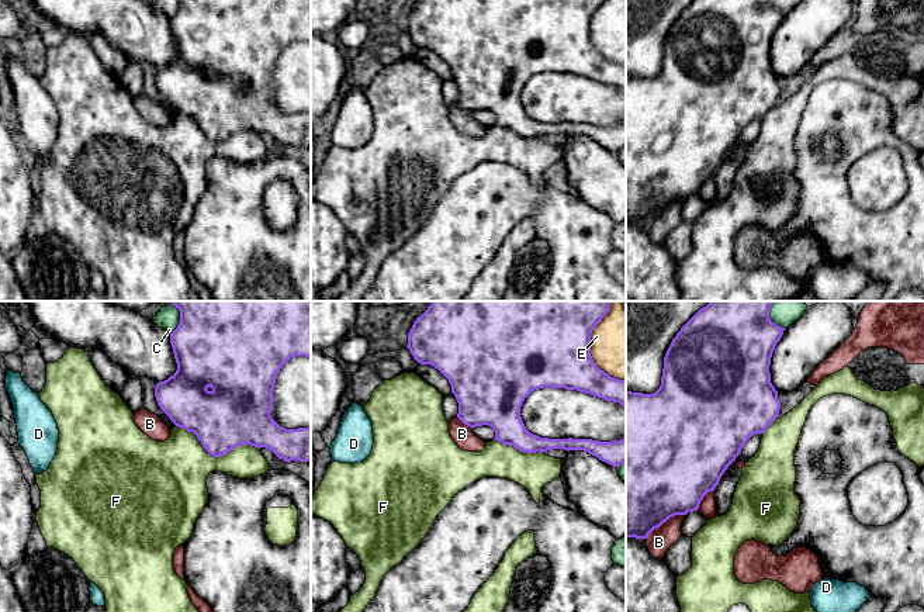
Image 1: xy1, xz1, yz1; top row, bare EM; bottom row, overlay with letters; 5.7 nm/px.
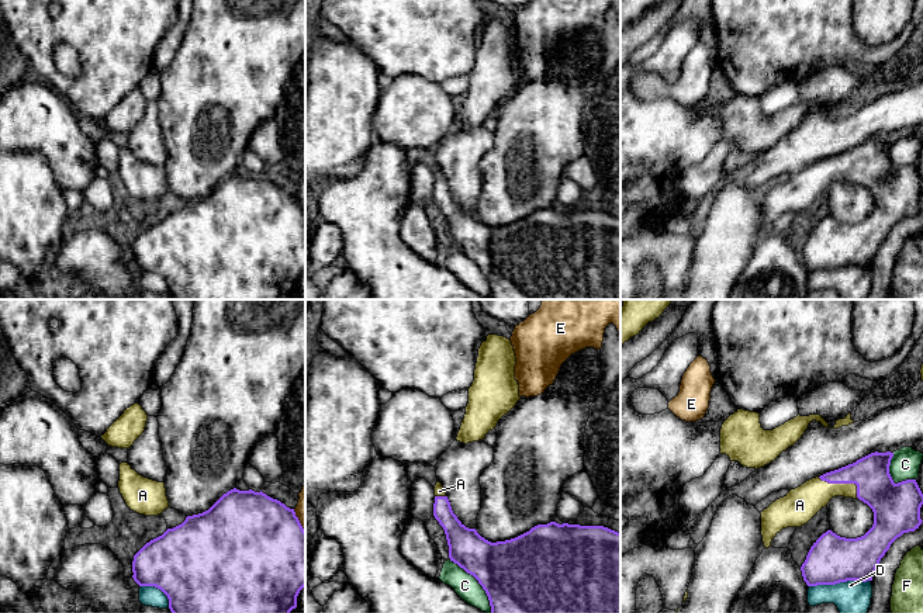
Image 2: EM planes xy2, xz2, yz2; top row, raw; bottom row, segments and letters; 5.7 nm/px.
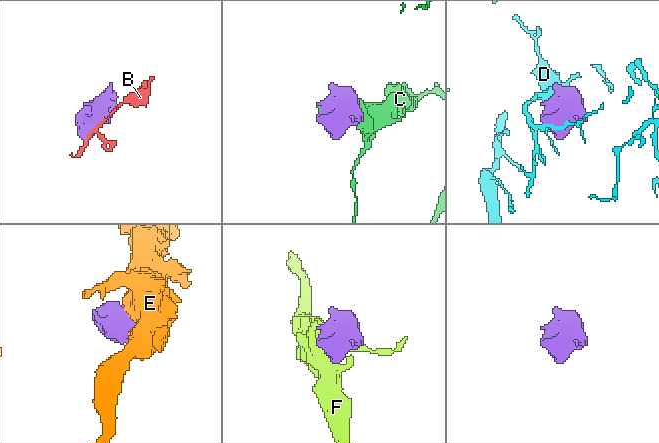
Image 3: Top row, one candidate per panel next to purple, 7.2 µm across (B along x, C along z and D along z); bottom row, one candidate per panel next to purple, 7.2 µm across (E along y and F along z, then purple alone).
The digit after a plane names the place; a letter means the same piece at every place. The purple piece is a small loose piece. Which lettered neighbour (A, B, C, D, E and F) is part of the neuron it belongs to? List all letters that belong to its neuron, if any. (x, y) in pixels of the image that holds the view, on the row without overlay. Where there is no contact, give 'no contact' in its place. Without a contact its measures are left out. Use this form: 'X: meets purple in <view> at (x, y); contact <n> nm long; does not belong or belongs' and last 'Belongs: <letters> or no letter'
A: meets purple in yz2 at (843, 168); contact 260 nm long; belongs
B: meets purple in yz1 at (664, 206); contact 260 nm long; does not belong
C: meets purple in xz2 at (479, 267); contact 400 nm long; does not belong
D: meets purple in yz2 at (839, 267); contact 360 nm long; does not belong
E: meets purple in xz1 at (589, 40); contact 400 nm long; does not belong
F: meets purple in xy1 at (215, 141); contact 500 nm long; does not belong
Belongs: A

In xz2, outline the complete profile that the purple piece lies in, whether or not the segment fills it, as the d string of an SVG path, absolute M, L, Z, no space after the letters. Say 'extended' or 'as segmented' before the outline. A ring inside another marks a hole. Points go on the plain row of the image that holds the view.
extended | M439 166L433 174L433 201L445 215L449 243L483 271L491 299L620 299L620 218L604 211L550 207L515 224L491 228L457 204Z

